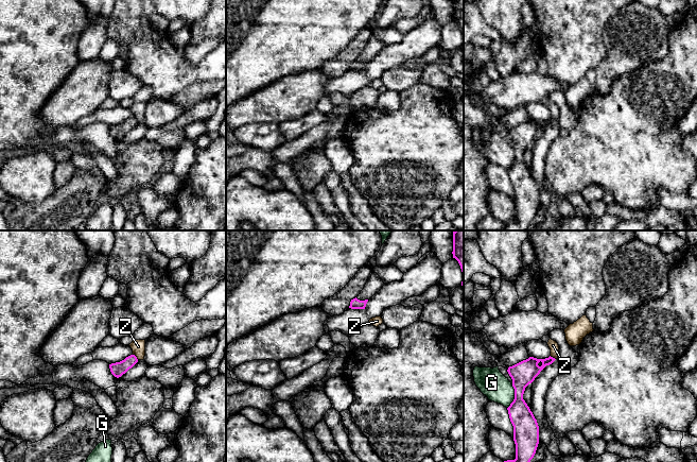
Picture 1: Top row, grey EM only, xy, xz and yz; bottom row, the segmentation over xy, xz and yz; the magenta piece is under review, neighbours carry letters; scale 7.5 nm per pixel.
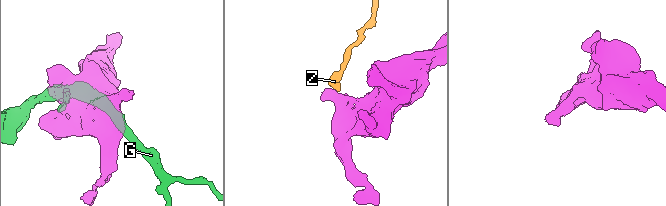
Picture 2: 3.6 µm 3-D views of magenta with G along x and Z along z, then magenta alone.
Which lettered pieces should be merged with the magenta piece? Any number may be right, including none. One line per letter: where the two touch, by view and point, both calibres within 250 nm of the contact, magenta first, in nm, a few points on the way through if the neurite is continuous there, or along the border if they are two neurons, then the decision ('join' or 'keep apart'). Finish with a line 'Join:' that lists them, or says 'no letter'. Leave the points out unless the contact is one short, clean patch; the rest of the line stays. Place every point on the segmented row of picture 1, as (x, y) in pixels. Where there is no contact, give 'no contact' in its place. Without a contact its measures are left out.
G: meets magenta in yz at (515, 396); 190 nm thick on the magenta side, 200 nm on the other; keep apart
Z: meets magenta in xy at (136, 357); 110 nm thick on the magenta side, 110 nm on the other; border along xy (133, 354), (138, 359); keep apart
Join: no letter

